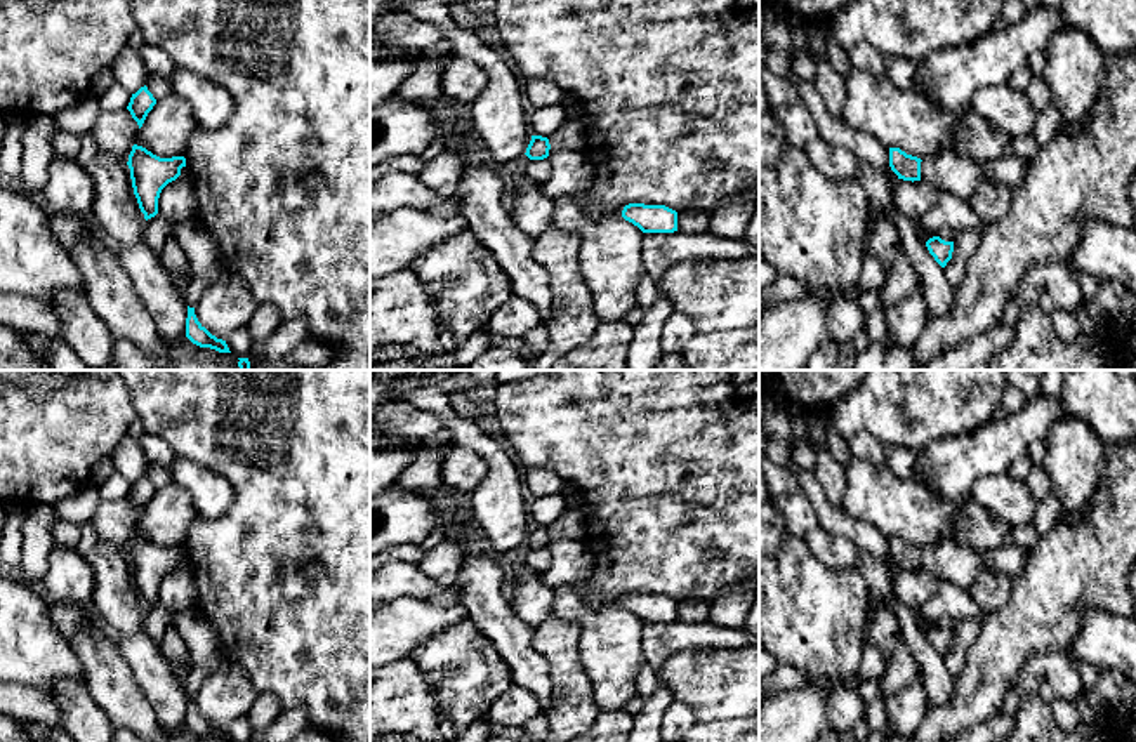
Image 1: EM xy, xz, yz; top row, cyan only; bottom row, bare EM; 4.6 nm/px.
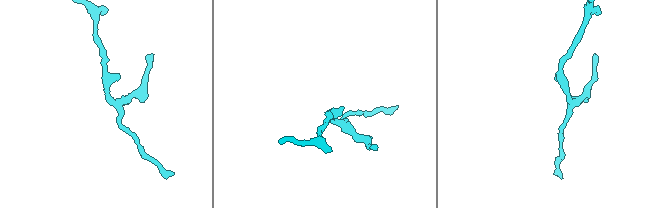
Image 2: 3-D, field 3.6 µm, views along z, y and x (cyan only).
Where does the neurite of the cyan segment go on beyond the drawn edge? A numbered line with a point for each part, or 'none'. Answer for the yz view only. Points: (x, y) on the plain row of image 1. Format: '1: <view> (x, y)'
none

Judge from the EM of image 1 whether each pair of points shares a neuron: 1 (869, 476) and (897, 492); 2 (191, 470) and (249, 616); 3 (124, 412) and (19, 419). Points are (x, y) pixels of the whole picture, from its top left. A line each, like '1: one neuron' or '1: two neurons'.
1: one neuron
2: two neurons
3: one neuron

